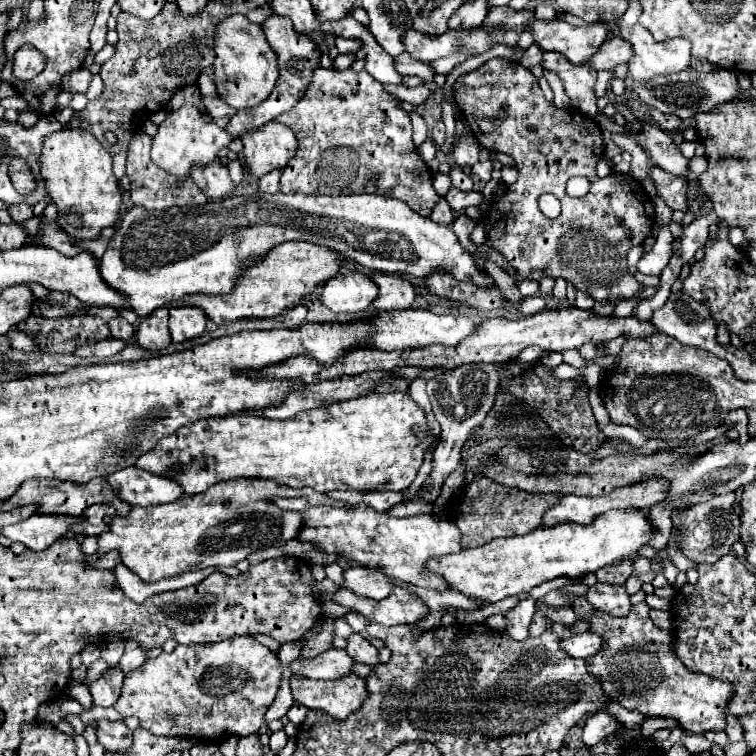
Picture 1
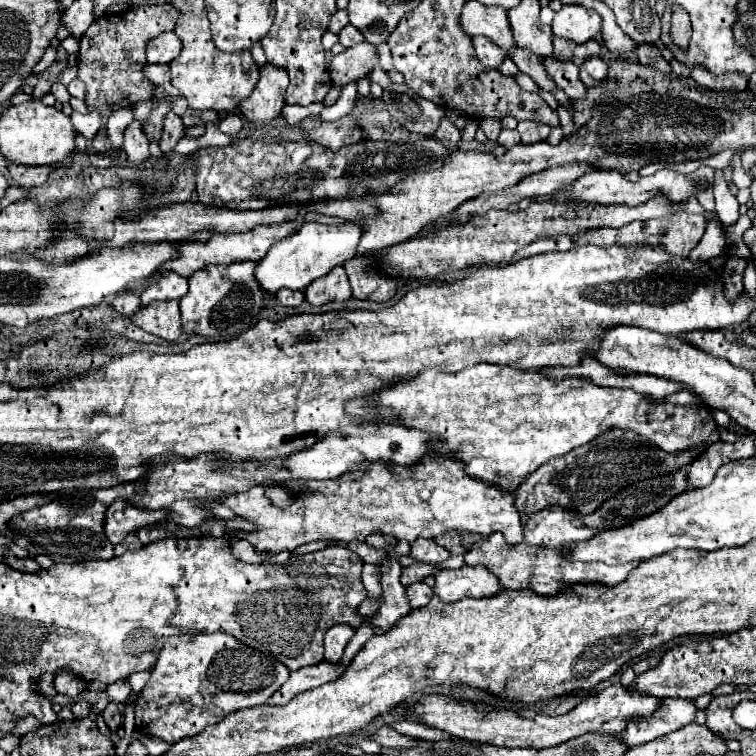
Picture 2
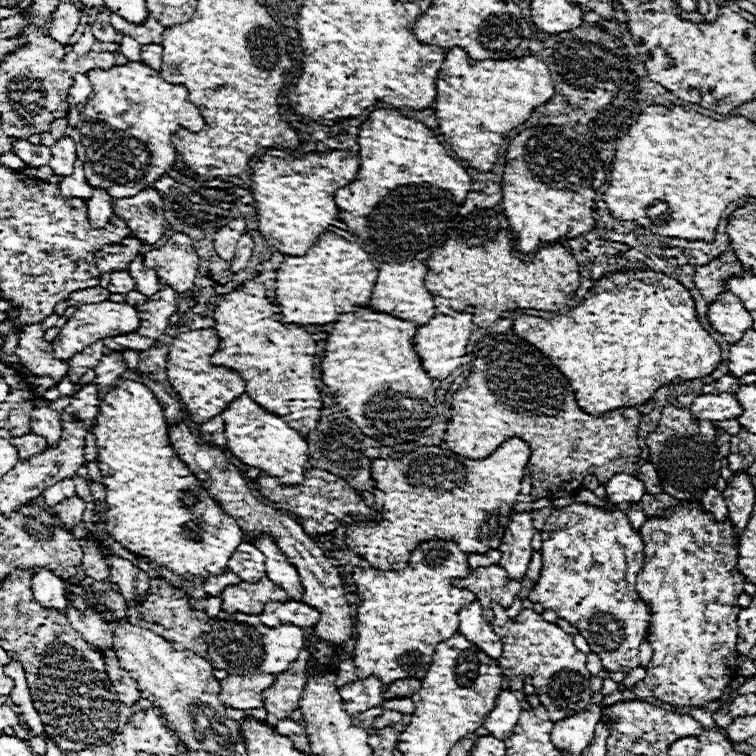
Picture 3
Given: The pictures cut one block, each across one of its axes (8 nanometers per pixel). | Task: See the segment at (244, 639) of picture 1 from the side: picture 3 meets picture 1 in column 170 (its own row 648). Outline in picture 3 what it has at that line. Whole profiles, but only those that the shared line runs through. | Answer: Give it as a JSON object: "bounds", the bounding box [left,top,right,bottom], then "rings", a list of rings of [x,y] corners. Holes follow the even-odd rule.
{"bounds":[636,502,744,706],"rings":[[[682,502],[666,518],[648,518],[640,526],[640,538],[644,540],[644,566],[638,574],[636,590],[652,610],[648,640],[654,650],[646,666],[644,682],[660,702],[672,706],[702,706],[704,702],[720,698],[726,686],[738,676],[736,658],[740,654],[736,650],[736,618],[740,606],[736,598],[744,592],[744,576],[736,568],[738,540],[734,536],[734,526],[730,520],[716,522],[698,502]]]}

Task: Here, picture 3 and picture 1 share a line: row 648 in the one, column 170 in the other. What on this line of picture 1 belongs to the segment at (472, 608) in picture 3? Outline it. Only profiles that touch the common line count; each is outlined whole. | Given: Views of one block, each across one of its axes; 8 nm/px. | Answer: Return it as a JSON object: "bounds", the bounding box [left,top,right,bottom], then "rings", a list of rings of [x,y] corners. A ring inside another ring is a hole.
{"bounds":[106,466,182,506],"rings":[[[136,466],[122,468],[106,478],[108,486],[112,486],[114,494],[128,502],[130,506],[154,506],[154,504],[168,504],[182,496],[182,488],[172,480],[162,476],[148,476]]]}

